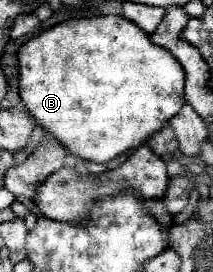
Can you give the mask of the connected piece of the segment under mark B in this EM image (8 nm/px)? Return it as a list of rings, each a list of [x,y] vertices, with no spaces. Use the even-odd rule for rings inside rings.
[[[123,16],[73,18],[55,24],[27,40],[19,52],[19,94],[27,112],[51,132],[77,158],[109,162],[125,150],[137,148],[151,134],[161,130],[185,104],[181,64],[161,46],[155,46],[137,24]]]

